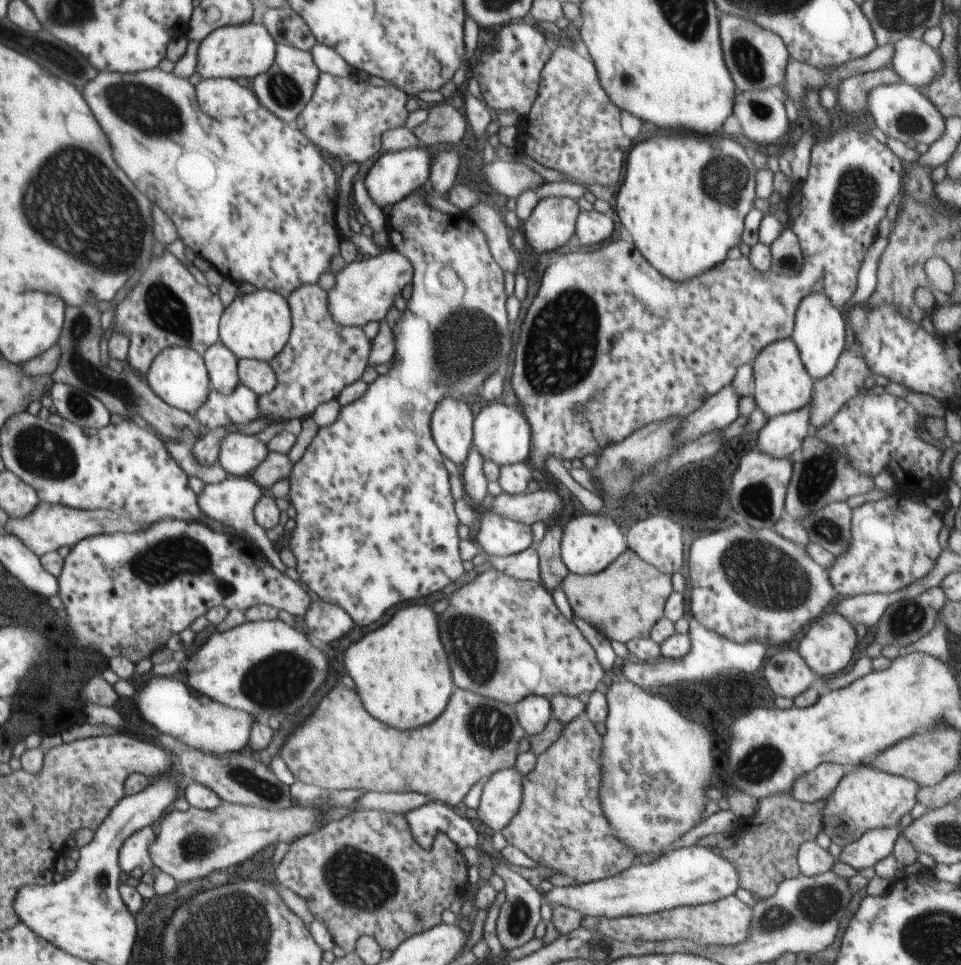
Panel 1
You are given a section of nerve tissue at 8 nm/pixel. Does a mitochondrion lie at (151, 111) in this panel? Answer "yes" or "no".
yes

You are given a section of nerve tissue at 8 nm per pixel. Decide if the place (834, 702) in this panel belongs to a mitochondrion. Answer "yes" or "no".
no

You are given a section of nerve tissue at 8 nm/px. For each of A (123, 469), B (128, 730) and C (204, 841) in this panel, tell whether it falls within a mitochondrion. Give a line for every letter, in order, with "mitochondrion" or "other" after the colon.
A: other
B: other
C: mitochondrion

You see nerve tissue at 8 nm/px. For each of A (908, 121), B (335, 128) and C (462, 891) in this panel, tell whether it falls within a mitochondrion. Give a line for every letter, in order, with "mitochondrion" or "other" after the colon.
A: mitochondrion
B: mitochondrion
C: other

